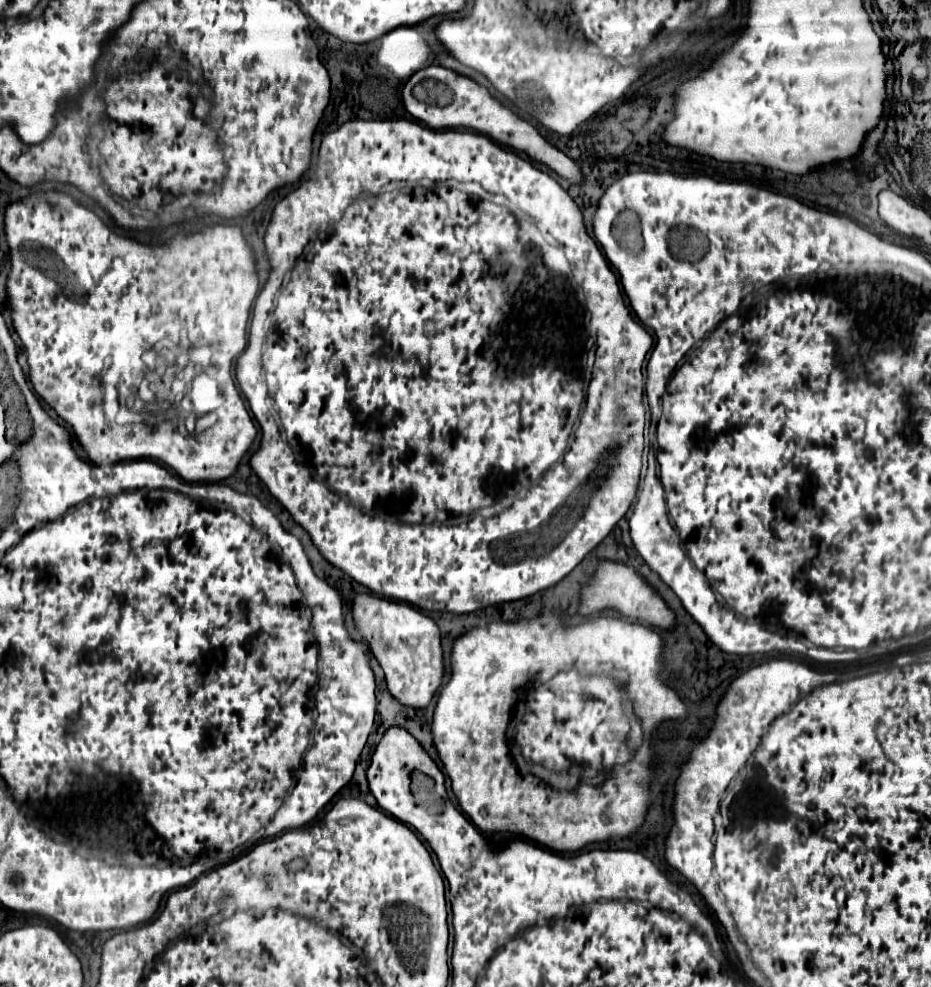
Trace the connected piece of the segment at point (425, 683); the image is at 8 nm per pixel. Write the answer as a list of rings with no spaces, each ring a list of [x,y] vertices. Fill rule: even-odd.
[[[369,593],[355,595],[353,617],[361,639],[371,645],[373,655],[385,671],[389,693],[407,707],[427,707],[443,679],[443,651],[435,621],[407,603]]]

